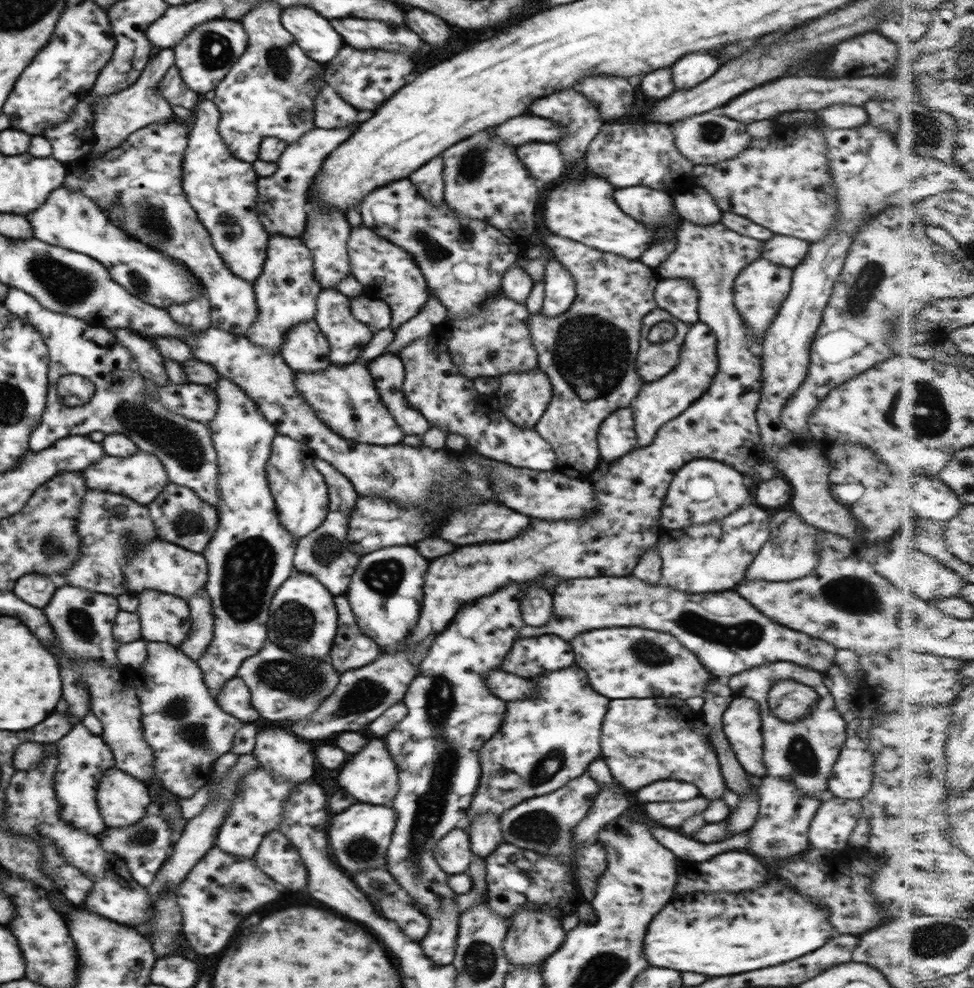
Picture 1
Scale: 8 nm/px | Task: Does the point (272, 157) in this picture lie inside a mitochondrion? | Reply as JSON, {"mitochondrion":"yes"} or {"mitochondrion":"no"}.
{"mitochondrion":"no"}

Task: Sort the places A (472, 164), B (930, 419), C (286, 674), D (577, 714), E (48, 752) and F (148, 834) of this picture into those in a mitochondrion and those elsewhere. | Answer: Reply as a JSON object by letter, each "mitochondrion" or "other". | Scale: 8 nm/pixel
{"A":"mitochondrion","B":"mitochondrion","C":"mitochondrion","D":"mitochondrion","E":"other","F":"mitochondrion"}

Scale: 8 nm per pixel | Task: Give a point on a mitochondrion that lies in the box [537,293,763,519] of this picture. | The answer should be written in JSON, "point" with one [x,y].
{"point":[589,352]}

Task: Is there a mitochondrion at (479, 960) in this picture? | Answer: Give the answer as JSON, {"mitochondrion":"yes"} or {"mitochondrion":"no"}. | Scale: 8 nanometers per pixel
{"mitochondrion":"yes"}

